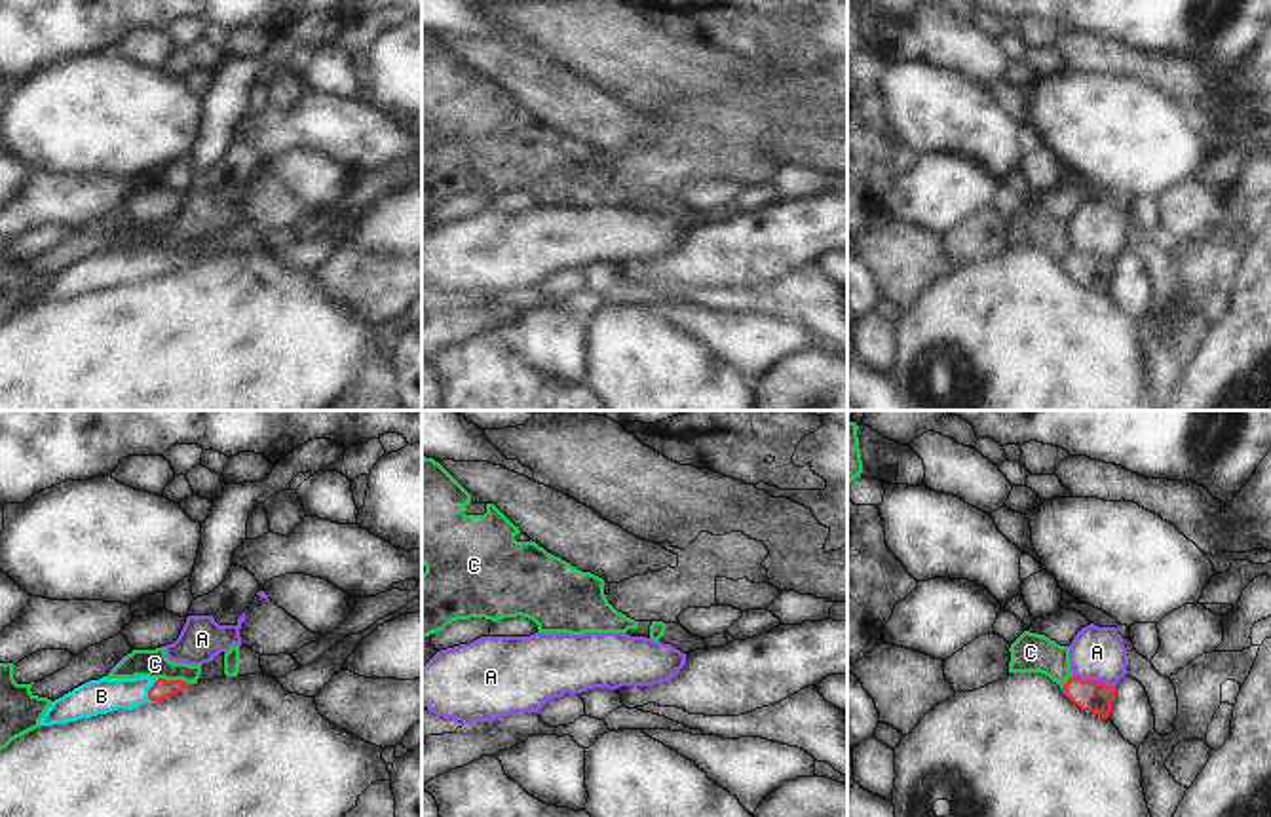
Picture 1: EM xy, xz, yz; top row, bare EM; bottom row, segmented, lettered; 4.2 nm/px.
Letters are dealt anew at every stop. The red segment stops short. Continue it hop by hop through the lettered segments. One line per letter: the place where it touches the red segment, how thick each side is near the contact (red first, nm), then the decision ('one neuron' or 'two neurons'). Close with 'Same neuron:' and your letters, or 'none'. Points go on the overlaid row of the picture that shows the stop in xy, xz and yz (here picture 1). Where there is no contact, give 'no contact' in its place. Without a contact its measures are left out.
A: yz (1093, 681) | 140/220 nm | two neurons
B: xy (149, 690) | 90/150 nm | one neuron
C: xy (173, 681) | 90/120 nm | two neurons
Same neuron: B

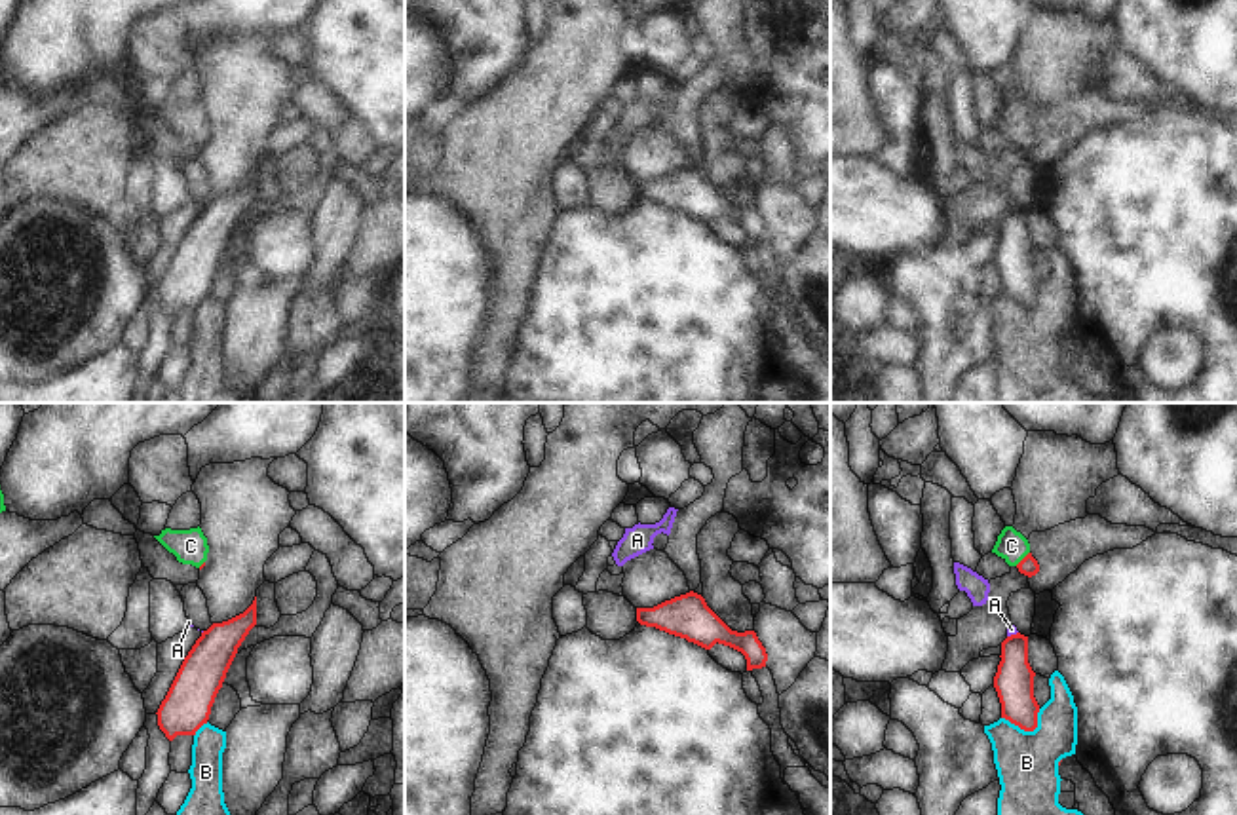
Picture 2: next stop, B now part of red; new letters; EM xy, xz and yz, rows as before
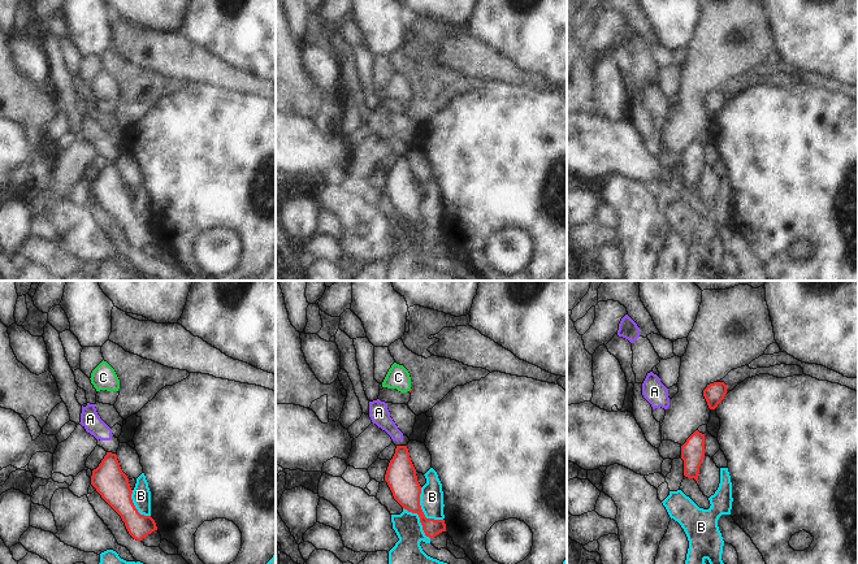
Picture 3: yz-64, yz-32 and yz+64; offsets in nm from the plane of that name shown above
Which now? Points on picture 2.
A: yz (1011, 635) | 160/40 nm | two neurons
B: yz (1027, 730) | 160/260 nm | two neurons
C: yz (1023, 559) | 80/130 nm | one neuron
Same neuron: C

